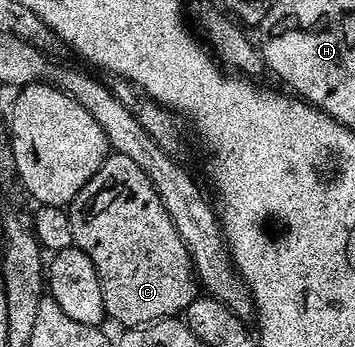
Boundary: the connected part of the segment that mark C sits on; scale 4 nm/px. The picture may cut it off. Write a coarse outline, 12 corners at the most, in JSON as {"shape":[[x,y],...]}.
{"shape":[[107,155],[68,211],[107,317],[177,317],[199,295],[156,186]]}

